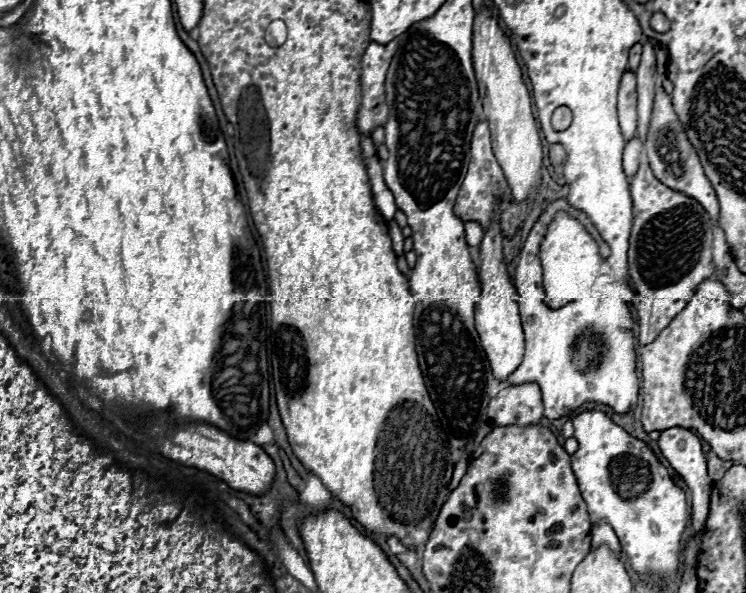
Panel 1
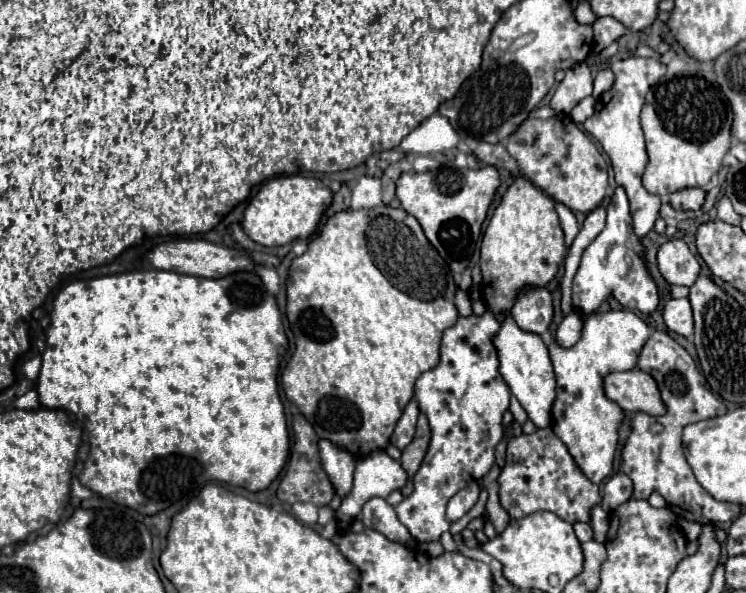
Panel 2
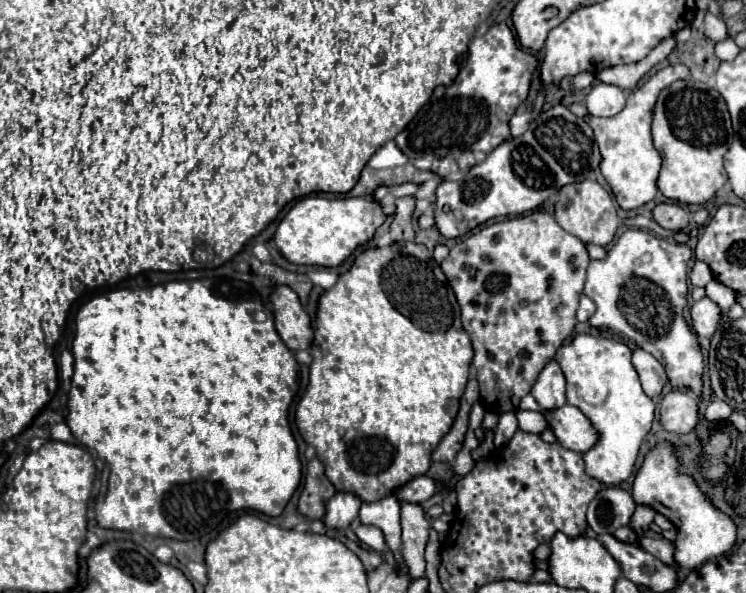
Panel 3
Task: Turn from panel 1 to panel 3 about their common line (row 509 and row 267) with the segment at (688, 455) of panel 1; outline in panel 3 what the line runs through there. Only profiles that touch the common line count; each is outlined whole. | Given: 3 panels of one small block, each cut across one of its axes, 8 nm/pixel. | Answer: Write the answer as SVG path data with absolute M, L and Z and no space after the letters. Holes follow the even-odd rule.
M696 260L696 264L692 266L692 272L690 272L692 286L706 286L710 280L712 280L712 272L710 272L708 264Z

